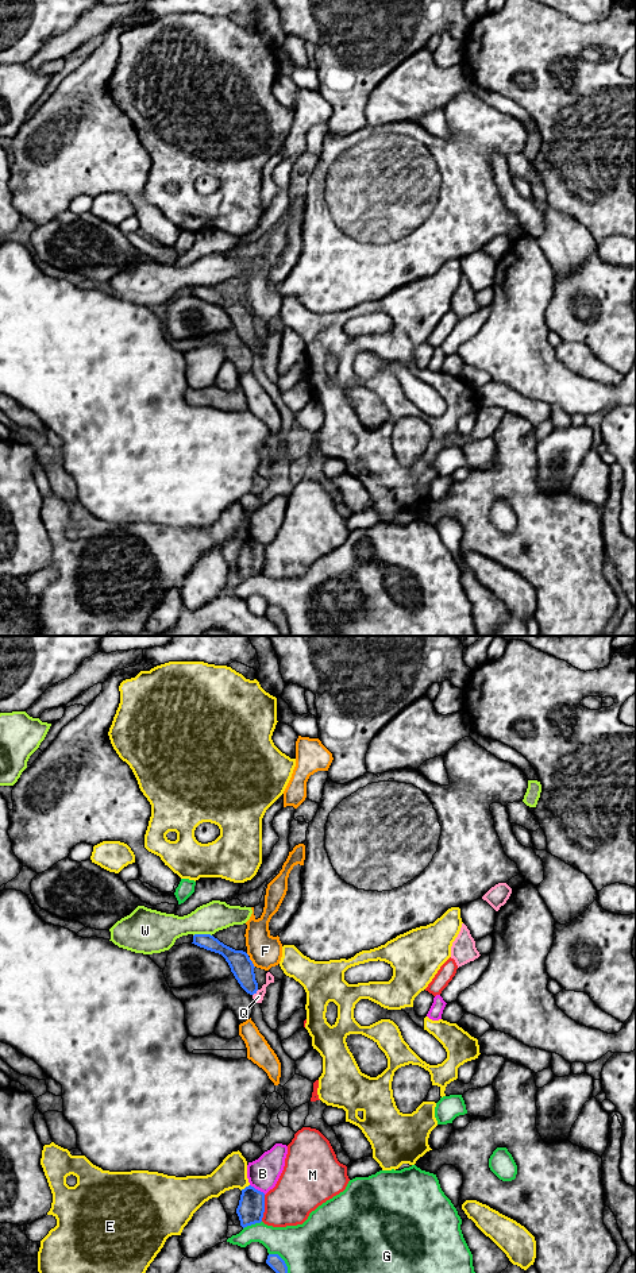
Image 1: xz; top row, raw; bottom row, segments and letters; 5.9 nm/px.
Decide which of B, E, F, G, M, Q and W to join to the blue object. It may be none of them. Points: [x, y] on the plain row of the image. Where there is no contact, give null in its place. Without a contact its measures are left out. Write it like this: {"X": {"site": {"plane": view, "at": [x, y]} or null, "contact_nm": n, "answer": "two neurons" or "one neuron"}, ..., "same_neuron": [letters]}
{"B": {"site": {"plane": "xz", "at": [257, 542]}, "contact_nm": 110, "answer": "two neurons"}, "E": {"site": {"plane": "xz", "at": [246, 539]}, "contact_nm": 70, "answer": "two neurons"}, "F": {"site": {"plane": "xz", "at": [251, 315]}, "contact_nm": 70, "answer": "two neurons"}, "G": {"site": {"plane": "xz", "at": [251, 575]}, "contact_nm": 120, "answer": "two neurons"}, "M": {"site": {"plane": "xz", "at": [263, 560]}, "contact_nm": 160, "answer": "two neurons"}, "Q": {"site": {"plane": "xz", "at": [255, 344]}, "contact_nm": 50, "answer": "one neuron"}, "W": {"site": {"plane": "xz", "at": [201, 286]}, "contact_nm": 110, "answer": "two neurons"}, "same_neuron": ["Q"]}

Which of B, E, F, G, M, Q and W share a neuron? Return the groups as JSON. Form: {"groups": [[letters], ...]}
{"groups": [["B"], ["E"], ["F"], ["G"], ["M"], ["Q"], ["W"]]}

